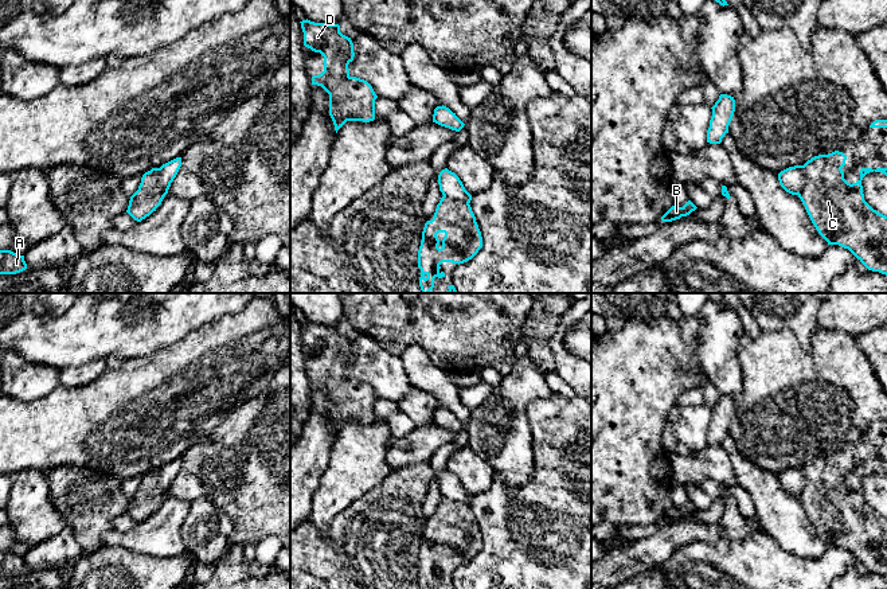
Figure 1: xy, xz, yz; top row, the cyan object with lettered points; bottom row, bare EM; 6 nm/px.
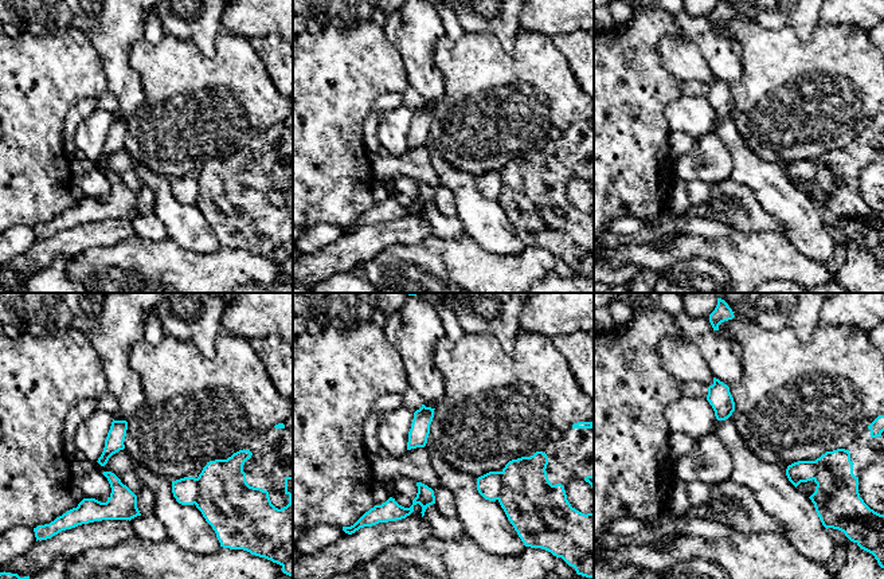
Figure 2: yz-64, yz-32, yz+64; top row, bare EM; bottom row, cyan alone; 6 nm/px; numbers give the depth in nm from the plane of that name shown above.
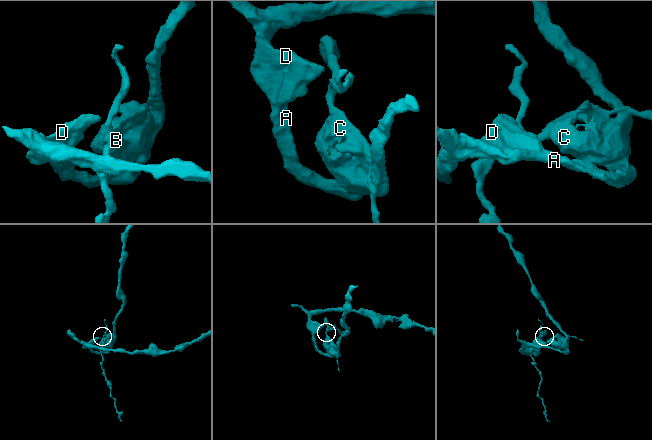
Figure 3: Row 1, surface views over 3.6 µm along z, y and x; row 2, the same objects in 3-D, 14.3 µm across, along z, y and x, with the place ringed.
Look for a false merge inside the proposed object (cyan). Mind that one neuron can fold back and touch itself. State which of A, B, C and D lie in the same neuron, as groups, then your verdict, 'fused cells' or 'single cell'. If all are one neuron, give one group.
A C D / B | fused cells

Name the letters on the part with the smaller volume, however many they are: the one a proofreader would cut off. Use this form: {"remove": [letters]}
{"remove": ["B"]}

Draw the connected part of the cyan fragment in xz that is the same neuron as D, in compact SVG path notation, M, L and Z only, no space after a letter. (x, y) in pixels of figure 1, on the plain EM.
M308 320L300 324L304 333L304 347L324 358L324 372L312 378L312 386L321 387L329 395L329 417L336 434L347 422L374 422L378 397L367 382L349 377L348 366L355 358L351 339L340 333L339 325L314 324Z

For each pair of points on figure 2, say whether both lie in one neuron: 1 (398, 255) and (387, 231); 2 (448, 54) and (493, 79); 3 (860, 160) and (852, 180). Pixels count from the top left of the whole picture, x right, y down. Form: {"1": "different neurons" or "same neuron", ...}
{"1": "different neurons", "2": "same neuron", "3": "same neuron"}

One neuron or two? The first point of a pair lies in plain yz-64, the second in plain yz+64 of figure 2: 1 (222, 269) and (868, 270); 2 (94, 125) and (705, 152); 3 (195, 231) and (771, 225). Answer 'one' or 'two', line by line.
1: two
2: two
3: two

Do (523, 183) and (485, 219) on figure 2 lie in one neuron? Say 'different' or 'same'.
different

